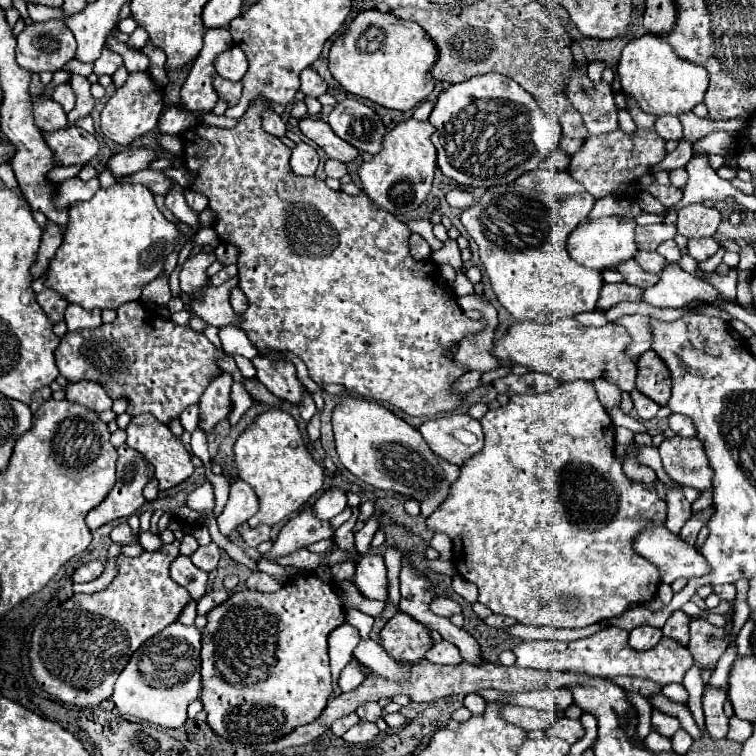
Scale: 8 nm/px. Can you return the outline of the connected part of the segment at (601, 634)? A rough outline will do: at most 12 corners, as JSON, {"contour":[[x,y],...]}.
{"contour":[[605,627],[577,641],[521,641],[519,667],[681,683],[687,647],[635,651]]}

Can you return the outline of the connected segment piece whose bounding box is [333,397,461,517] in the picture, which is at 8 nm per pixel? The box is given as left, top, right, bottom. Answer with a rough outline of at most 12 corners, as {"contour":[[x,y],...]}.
{"contour":[[341,397],[339,461],[429,517],[461,471],[375,401]]}

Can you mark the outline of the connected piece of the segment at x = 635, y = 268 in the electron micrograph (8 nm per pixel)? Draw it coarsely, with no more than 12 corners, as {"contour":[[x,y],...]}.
{"contour":[[635,259],[613,265],[611,271],[641,289],[651,287],[659,277],[651,277]]}

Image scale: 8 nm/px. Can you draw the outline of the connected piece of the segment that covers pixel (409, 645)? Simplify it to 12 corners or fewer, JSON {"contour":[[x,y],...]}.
{"contour":[[397,611],[379,635],[397,663],[421,661],[427,627]]}

